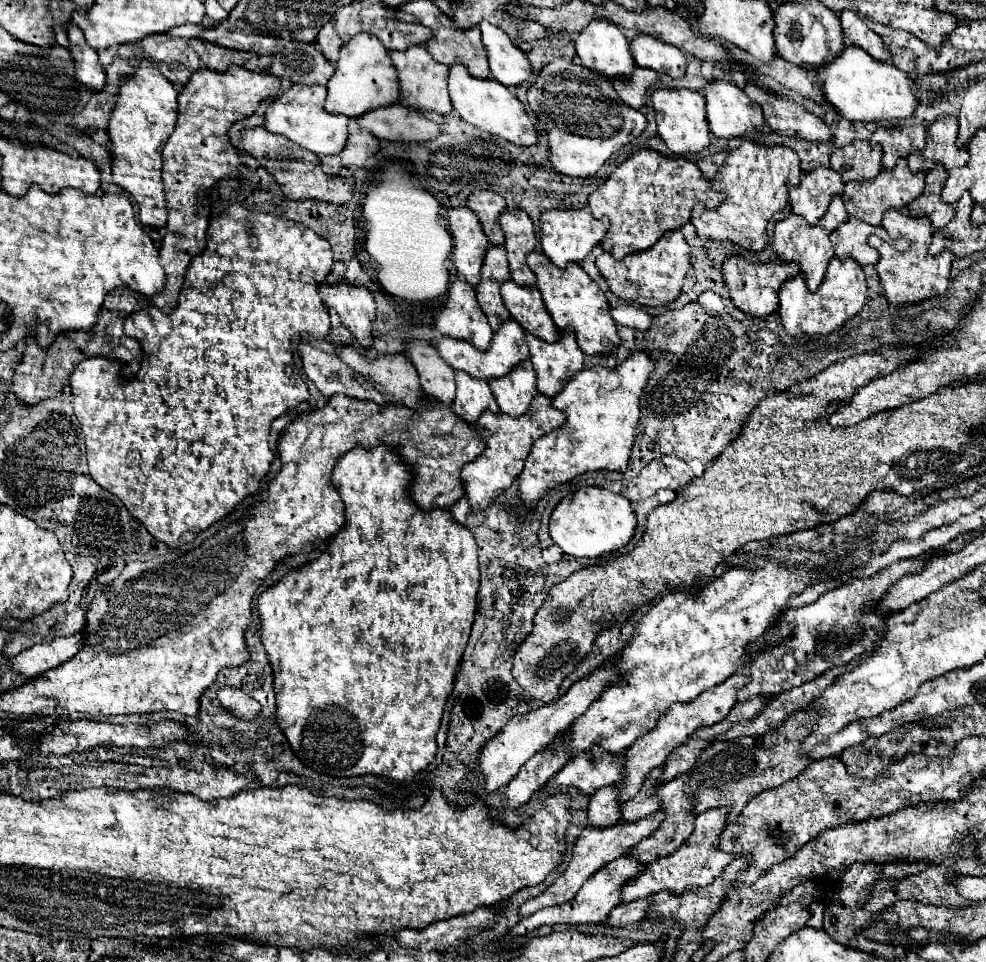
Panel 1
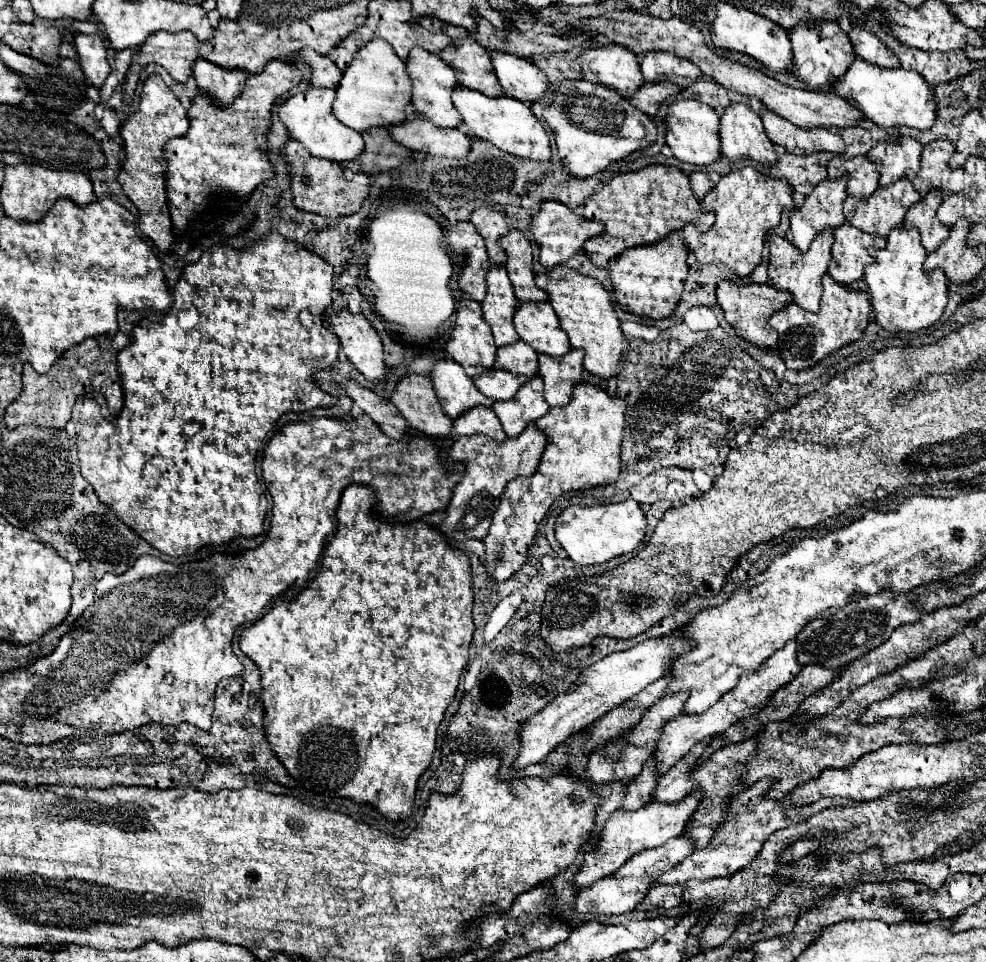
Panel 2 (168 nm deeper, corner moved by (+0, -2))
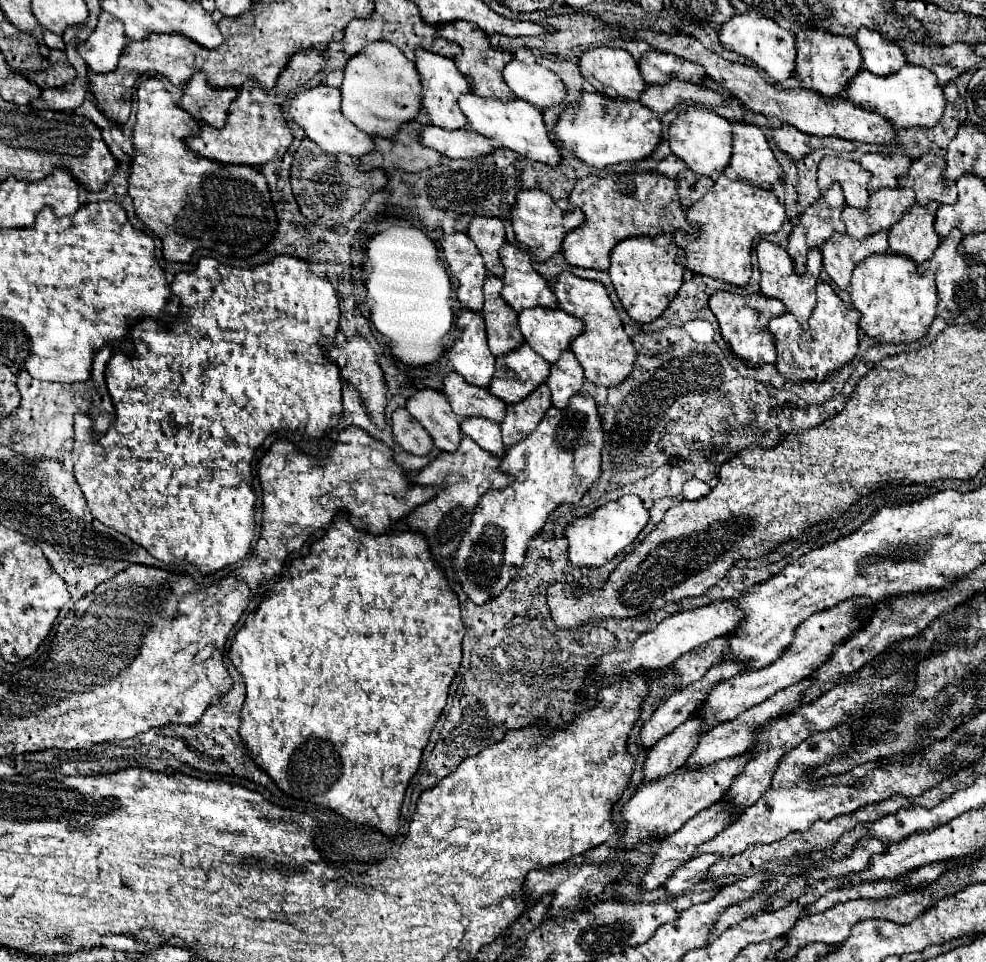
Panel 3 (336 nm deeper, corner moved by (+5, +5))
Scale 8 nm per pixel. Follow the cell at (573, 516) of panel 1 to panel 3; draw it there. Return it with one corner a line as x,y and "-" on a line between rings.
623,495
617,501
609,501
585,517
575,517
565,527
565,537
569,541
569,559
577,567
599,567
611,561
617,553
629,547
649,521
649,511
643,507
641,499
635,495

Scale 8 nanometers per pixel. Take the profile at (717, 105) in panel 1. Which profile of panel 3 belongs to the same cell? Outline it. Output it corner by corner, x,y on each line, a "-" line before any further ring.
733,121
733,153
731,167
737,171
739,179
745,179
757,187
767,187
777,179
783,179
783,171
763,135
763,131
745,121

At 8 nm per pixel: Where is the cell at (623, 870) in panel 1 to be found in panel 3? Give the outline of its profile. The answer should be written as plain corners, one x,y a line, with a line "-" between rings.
711,805
709,809
705,809
703,813
691,817
691,821
687,821
687,825
683,825
683,829
679,829
679,833
673,833
671,837
665,837
663,841
659,841
659,851
653,855
653,863
645,869
643,879
641,879
641,887
643,891
653,891
657,887
661,887
661,883
673,875
673,871
683,865
685,861
689,861
693,857
693,849
699,847
701,843
709,841
711,837
715,837
721,829
725,829
725,825
729,821
733,821
737,817
727,817
727,811
721,805

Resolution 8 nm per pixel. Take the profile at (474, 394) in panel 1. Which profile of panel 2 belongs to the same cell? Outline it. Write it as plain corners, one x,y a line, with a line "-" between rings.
472,408
466,414
462,414
460,418
454,420
454,428
456,432
462,434
486,434
490,436
494,442
502,442
506,438
502,424
498,420
498,416
494,414
492,408

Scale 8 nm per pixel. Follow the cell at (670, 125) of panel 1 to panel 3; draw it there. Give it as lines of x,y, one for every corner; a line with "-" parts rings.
689,105
669,125
669,145
671,151
679,159
683,159
691,171
699,175
711,175
713,171
723,171
729,165
731,157
731,123
725,117
717,115
715,111

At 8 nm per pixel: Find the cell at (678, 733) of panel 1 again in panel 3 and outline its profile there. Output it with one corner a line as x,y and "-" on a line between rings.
853,597
847,599
827,611
815,613
815,617
809,617
807,621
803,621
797,629
795,629
795,637
793,643
781,653
781,657
777,661
773,661
771,665
759,669
759,671
751,671
751,673
739,673
727,681
721,681
717,685
713,685
713,689
709,691
707,699
701,703
701,707
693,713
695,719
701,721
701,731
711,729
723,721
731,721
735,719
739,713
755,707
759,701
765,701
767,697
775,695
779,689
785,689
789,685
795,685
799,681
803,681
805,677
811,675
813,669
817,669
823,661
827,661
827,657
833,653
833,647
851,637
861,625
851,625
851,609
855,609
855,605
867,605
871,607
875,601
867,599
867,597

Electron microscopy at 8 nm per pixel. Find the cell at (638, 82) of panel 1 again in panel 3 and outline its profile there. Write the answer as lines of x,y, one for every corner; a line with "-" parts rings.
669,81
665,85
649,85
641,93
639,101
655,113
665,113
679,103
705,103
705,107
717,105
721,103
721,95
711,89
705,89
703,85

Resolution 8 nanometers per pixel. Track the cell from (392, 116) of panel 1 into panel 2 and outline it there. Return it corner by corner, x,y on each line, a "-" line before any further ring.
424,118
390,126
390,134
404,148
430,156
464,158
472,148
472,138
466,130
444,130

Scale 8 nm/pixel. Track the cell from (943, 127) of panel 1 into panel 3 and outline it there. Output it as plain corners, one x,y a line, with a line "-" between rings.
925,153
919,159
913,159
909,175
899,179
901,187
911,187
917,193
917,203
955,203
957,189
951,187
953,181
943,177
945,159
935,153

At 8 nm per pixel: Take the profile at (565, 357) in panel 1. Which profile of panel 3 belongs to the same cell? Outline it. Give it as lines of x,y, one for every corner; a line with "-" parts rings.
565,349
561,357
551,365
551,373
547,377
547,385
553,395
553,405
565,409
569,399
581,391
583,385
583,367
575,359
571,349

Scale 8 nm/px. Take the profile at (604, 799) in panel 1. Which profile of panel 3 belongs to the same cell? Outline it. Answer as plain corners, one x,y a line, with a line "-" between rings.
687,719
683,725
679,725
675,731
659,739
645,757
643,763
643,777
647,781
659,781
667,777
669,773
683,767
683,761
687,761
687,753
691,751
691,745
699,741
701,733
695,733
699,729
699,721

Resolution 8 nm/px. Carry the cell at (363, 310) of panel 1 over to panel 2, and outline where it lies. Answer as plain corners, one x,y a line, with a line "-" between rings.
342,310
338,316
328,316
328,326
342,344
342,354
354,368
372,382
386,380
386,364
382,356
382,342
376,330
362,314

